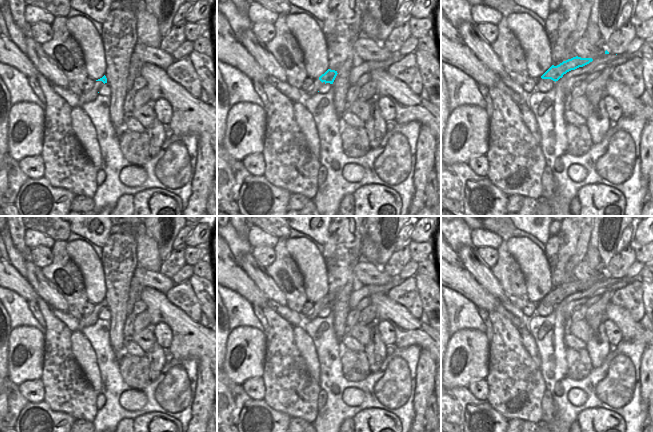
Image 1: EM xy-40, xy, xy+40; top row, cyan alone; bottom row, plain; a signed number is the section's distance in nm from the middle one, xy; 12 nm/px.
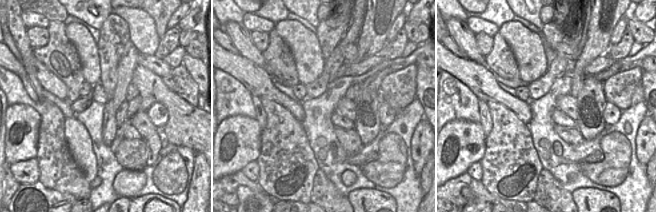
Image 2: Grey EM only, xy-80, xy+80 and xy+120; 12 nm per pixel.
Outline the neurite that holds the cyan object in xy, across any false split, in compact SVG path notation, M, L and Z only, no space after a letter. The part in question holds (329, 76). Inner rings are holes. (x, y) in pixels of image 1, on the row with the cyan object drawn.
M328 69L319 78L314 79L314 86L313 86L313 88L309 92L303 93L303 96L304 97L311 97L311 96L315 95L316 93L318 93L319 88L322 85L324 85L326 83L333 84L337 74L338 74L337 71Z

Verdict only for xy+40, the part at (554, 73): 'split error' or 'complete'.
complete

